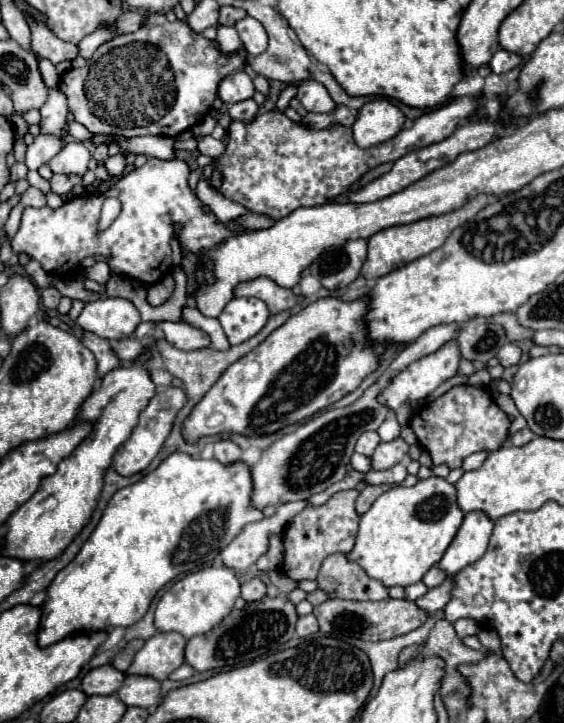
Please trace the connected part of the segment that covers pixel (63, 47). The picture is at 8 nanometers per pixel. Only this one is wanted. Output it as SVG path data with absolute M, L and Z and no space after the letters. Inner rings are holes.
M29 15L27 23L31 29L31 51L37 57L49 59L53 65L57 65L61 61L73 61L79 55L75 43L55 39L55 33L43 21L37 21L33 15Z

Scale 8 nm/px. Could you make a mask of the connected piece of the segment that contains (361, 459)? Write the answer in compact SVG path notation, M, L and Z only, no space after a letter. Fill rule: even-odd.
M353 453L353 457L351 457L351 467L357 469L357 471L363 471L363 473L367 473L367 471L373 469L373 467L371 467L371 459L365 457L365 455L359 455L359 453Z

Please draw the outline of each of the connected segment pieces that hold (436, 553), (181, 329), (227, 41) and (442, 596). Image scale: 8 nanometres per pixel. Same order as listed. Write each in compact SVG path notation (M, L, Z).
M431 475L413 487L393 487L361 515L359 533L349 559L387 587L413 585L445 555L461 527L463 515L457 505L455 485L443 477Z
M159 321L157 323L159 331L163 337L173 343L177 349L183 351L195 351L195 349L205 349L211 345L209 335L203 329L191 327L187 323L173 323L173 321Z
M227 25L217 27L217 43L223 53L233 53L241 47L241 39L239 39L235 27L227 27Z
M451 575L439 585L439 587L433 587L429 589L423 597L419 597L415 603L425 609L427 613L435 613L439 609L443 609L447 605L447 599L451 599Z

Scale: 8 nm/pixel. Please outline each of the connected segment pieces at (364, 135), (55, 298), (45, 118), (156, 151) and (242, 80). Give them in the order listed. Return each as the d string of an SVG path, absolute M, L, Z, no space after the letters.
M375 99L361 107L353 125L353 139L359 147L375 147L403 129L403 113L387 99Z
M47 287L47 289L41 289L41 301L45 307L49 309L55 309L61 301L61 293L55 289L55 287Z
M53 87L49 91L49 97L47 97L45 105L41 107L41 123L39 123L41 131L59 135L61 129L65 127L67 113L69 113L67 97L63 95L63 91L59 91L59 87Z
M147 135L147 137L133 137L129 141L121 141L119 147L127 153L135 155L149 155L157 159L173 159L173 139L171 137L161 137L161 135Z
M235 71L219 83L219 99L223 103L237 103L237 101L251 99L253 93L255 87L251 83L251 77L245 71Z

